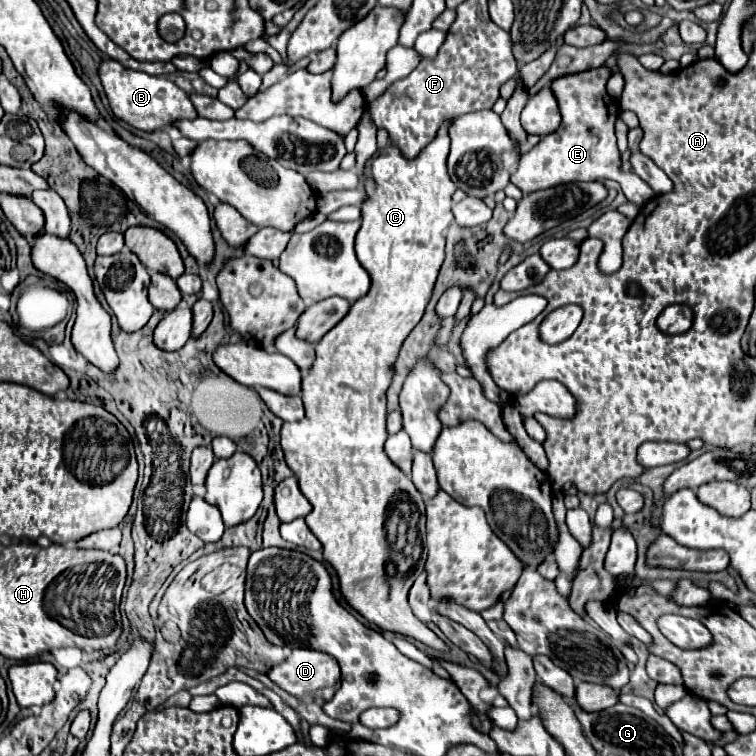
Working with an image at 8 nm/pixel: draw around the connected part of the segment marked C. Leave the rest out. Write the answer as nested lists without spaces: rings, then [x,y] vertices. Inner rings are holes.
[[[451,121],[441,123],[435,139],[419,151],[417,157],[407,159],[401,149],[389,143],[383,149],[377,149],[367,162],[361,175],[361,183],[367,197],[361,203],[361,229],[355,237],[355,253],[359,263],[371,277],[371,289],[367,295],[357,299],[349,315],[315,345],[317,359],[313,367],[303,377],[301,399],[305,405],[305,417],[297,423],[283,423],[281,427],[281,447],[289,469],[299,481],[301,493],[313,505],[313,511],[305,517],[305,523],[317,535],[323,545],[323,559],[335,569],[339,577],[339,591],[345,601],[363,615],[371,625],[381,631],[391,631],[409,639],[415,639],[439,653],[447,653],[449,645],[439,639],[425,623],[421,623],[409,603],[407,593],[425,567],[428,551],[425,549],[425,504],[421,493],[415,489],[411,479],[399,471],[385,455],[383,443],[387,439],[385,431],[385,391],[391,381],[391,365],[397,357],[397,351],[409,331],[423,317],[425,305],[431,299],[431,291],[445,259],[445,237],[443,229],[451,223],[451,197],[457,187],[447,173],[447,155],[449,155],[449,125]],[[399,495],[407,495],[421,514],[418,522],[419,537],[423,547],[422,555],[413,571],[405,565],[405,573],[395,575],[387,571],[387,559],[391,553],[389,543],[385,543],[385,519],[389,517],[389,507],[397,501]]]

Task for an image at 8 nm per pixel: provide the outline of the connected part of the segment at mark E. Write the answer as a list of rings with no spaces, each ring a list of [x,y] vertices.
[[[607,65],[597,69],[563,75],[551,83],[551,89],[559,101],[559,109],[563,113],[563,121],[557,131],[541,137],[541,141],[527,153],[521,155],[517,171],[511,175],[511,183],[515,183],[523,193],[549,189],[567,181],[617,181],[631,203],[643,205],[652,199],[653,189],[637,175],[625,173],[622,179],[622,157],[615,143],[615,119],[619,111],[619,103],[609,97],[605,83],[611,77]]]

